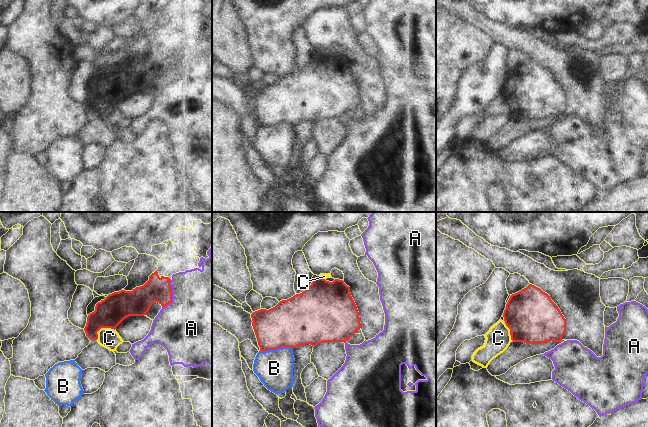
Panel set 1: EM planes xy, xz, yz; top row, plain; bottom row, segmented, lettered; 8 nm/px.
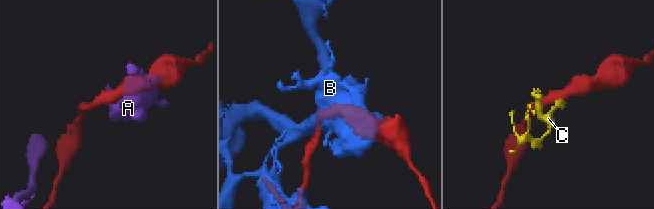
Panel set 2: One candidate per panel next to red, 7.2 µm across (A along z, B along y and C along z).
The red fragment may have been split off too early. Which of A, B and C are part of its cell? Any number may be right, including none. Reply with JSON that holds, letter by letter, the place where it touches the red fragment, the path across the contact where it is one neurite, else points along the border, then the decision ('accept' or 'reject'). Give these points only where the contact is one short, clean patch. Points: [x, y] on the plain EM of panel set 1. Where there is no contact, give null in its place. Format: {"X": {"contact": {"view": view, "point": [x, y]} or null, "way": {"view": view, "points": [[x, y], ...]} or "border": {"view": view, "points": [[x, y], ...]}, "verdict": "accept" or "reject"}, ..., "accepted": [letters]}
{"A": {"contact": {"view": "xy", "point": [171, 71]}, "verdict": "reject"}, "B": {"contact": {"view": "xz", "point": [276, 124]}, "verdict": "reject"}, "C": {"contact": {"view": "xy", "point": [102, 103]}, "border": {"view": "xy", "points": [[114, 105], [101, 104], [97, 108], [96, 115]]}, "verdict": "reject"}, "accepted": []}

